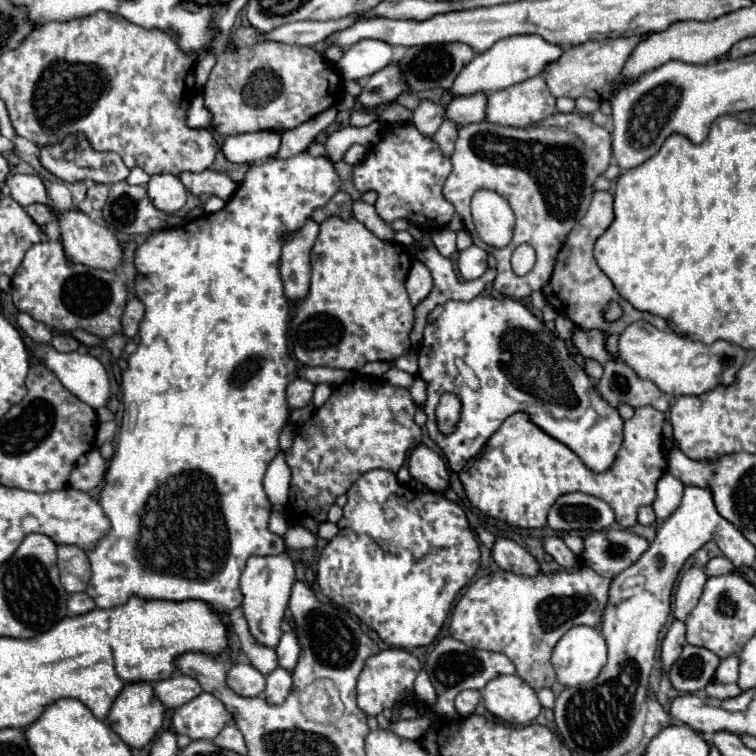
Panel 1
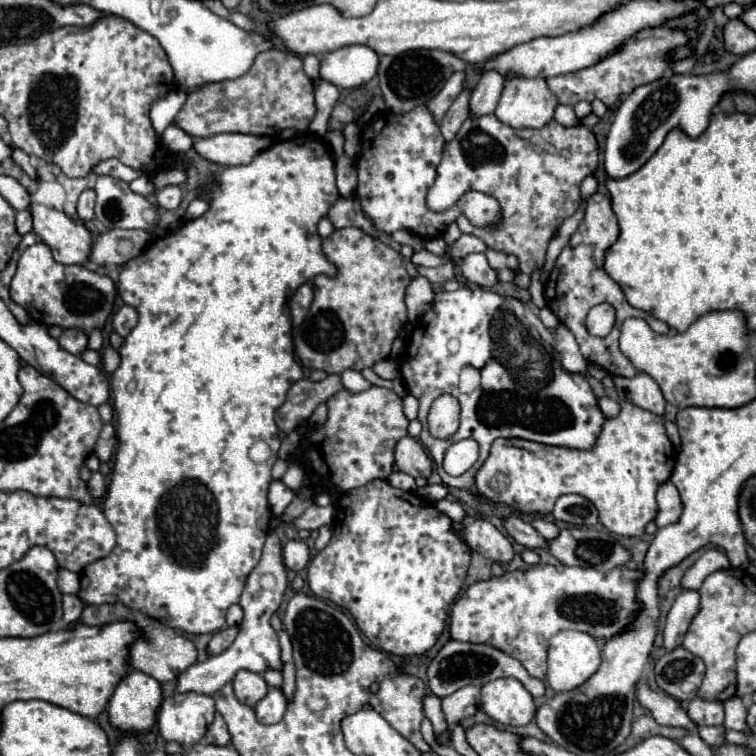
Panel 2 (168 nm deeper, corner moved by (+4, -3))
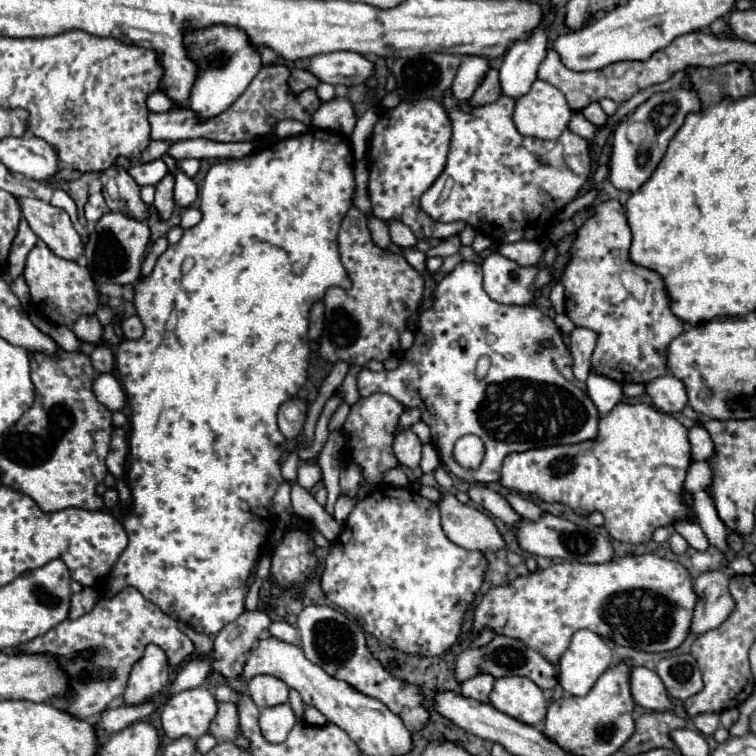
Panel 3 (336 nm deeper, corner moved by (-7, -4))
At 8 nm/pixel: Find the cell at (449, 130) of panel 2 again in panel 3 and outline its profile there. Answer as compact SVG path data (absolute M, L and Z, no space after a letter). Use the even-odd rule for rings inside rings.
M489 69L485 79L481 81L481 85L475 89L473 97L467 101L471 107L481 107L481 105L489 105L495 103L501 97L501 89L499 89L499 73L495 69Z

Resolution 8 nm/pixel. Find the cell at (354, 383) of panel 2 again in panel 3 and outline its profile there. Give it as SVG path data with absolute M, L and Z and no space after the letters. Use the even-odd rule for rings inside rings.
M459 263L453 273L449 273L433 293L435 303L429 311L421 313L419 329L415 331L413 347L403 355L401 365L393 371L373 373L363 369L357 377L359 395L369 397L373 393L387 393L395 397L405 407L419 407L423 417L421 421L431 427L431 445L437 449L441 461L449 467L453 475L463 479L465 483L493 483L499 481L501 461L507 453L527 451L549 445L567 445L581 443L597 437L599 429L599 411L595 411L593 401L585 391L567 381L557 369L549 349L547 339L561 337L553 319L541 313L533 305L505 305L493 301L483 289L481 265L479 263ZM481 357L491 359L491 369L487 381L475 381L475 363ZM497 383L499 389L489 393L487 385ZM463 435L477 435L485 443L485 459L479 469L467 471L459 467L453 459L453 445Z

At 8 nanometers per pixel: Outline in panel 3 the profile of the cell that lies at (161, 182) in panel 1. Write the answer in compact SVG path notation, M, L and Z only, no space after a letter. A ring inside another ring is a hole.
M163 155L163 161L169 165L169 173L175 177L175 205L177 207L189 207L197 199L195 183L185 173L175 169L175 159L173 157Z

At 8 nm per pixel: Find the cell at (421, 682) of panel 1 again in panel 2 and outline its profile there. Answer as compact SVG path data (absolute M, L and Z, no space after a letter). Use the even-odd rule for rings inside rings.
M426 696L424 698L424 714L428 716L428 720L434 726L434 736L438 740L440 734L444 734L448 730L448 722L444 718L444 712L440 708L440 698L438 696Z

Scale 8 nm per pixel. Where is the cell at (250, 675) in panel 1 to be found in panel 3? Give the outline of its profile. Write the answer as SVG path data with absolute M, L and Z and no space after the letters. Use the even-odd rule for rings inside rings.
M257 675L247 683L247 691L259 709L273 707L287 701L289 687L271 675Z

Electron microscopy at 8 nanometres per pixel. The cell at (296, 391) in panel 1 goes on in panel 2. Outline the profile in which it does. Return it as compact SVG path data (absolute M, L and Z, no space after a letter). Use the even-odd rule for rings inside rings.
M332 374L322 382L312 382L308 378L298 380L296 384L292 384L286 402L276 410L276 426L282 432L290 434L300 422L312 416L318 404L326 402L340 388L342 388L340 376L332 376Z

